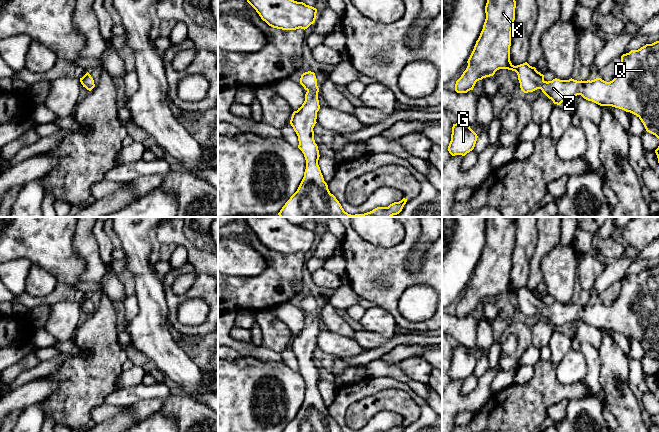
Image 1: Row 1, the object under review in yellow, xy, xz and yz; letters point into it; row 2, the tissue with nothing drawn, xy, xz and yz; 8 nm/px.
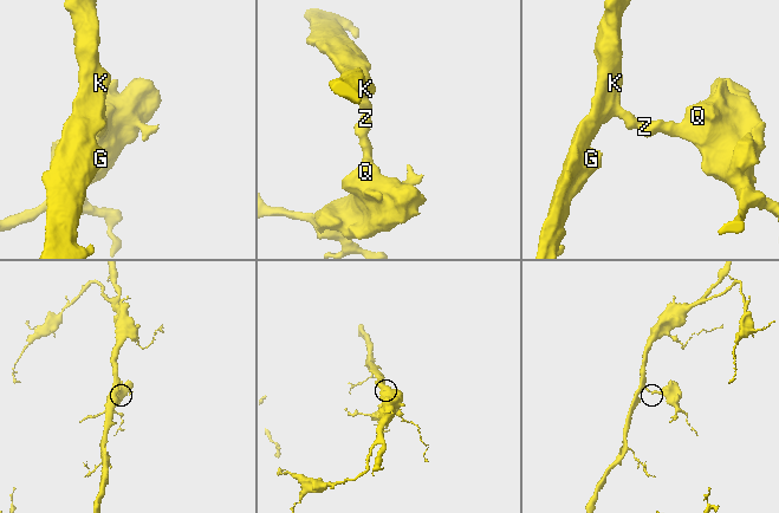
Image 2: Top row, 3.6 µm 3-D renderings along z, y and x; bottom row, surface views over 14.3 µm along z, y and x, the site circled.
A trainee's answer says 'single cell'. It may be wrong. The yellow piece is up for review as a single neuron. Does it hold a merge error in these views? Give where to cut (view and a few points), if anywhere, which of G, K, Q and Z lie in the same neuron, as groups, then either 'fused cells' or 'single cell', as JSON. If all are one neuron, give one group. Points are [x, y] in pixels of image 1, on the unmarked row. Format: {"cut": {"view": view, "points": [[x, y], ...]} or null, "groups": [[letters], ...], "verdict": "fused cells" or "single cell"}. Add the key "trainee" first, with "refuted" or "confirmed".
{"trainee": "confirmed", "cut": null, "groups": [["G", "K", "Q", "Z"]], "verdict": "single cell"}

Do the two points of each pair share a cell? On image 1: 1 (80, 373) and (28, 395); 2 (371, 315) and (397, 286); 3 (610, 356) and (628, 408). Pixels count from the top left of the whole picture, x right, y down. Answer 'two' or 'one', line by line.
1: two
2: two
3: one

